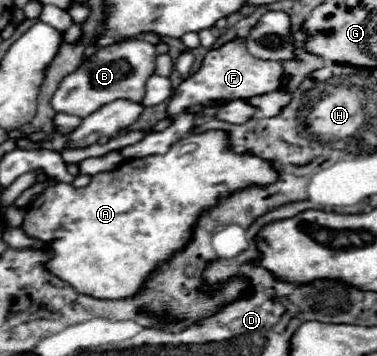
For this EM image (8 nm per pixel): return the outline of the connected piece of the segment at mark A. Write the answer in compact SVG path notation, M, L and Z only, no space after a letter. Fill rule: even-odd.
M225 131L189 133L163 155L127 159L113 171L93 175L87 187L77 189L67 183L47 185L47 189L27 207L21 229L47 243L51 255L47 269L73 285L75 291L93 295L95 299L129 299L145 289L147 279L163 263L187 247L203 211L213 209L219 199L243 191L245 187L267 187L277 179L279 173L271 161L253 153L237 153ZM185 145L191 145L193 151L181 153Z

